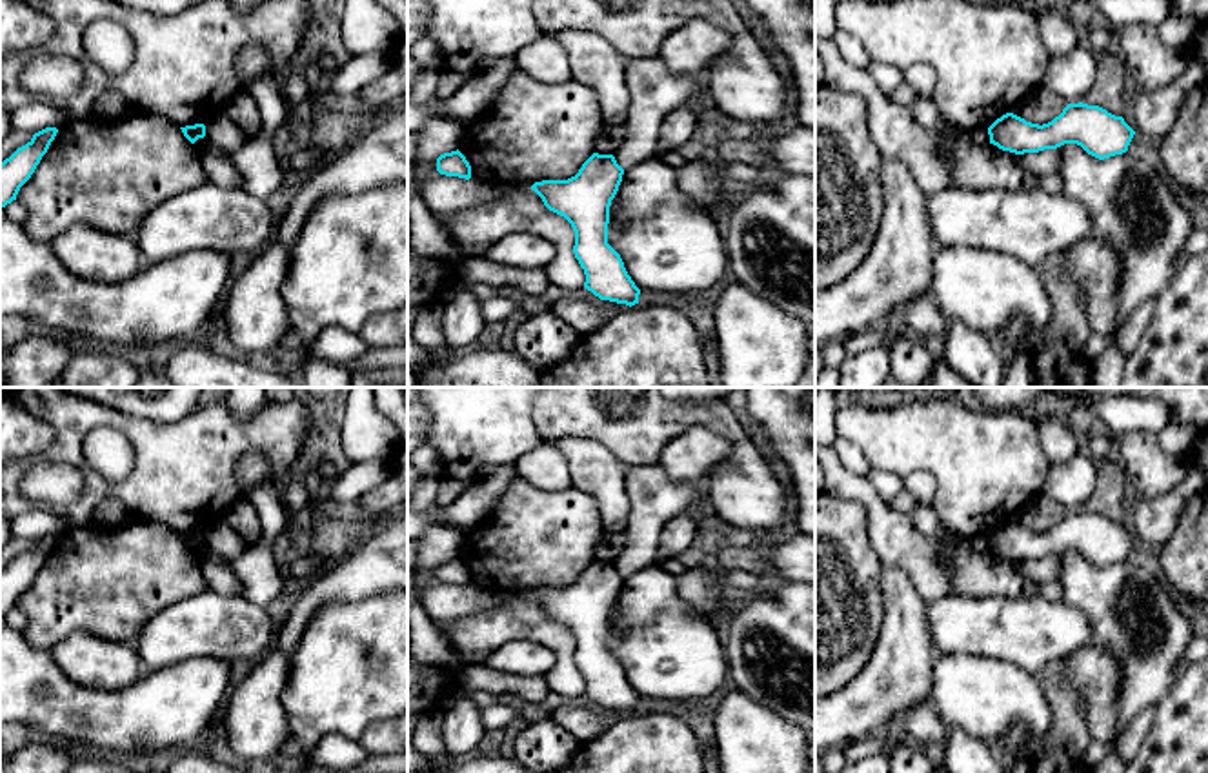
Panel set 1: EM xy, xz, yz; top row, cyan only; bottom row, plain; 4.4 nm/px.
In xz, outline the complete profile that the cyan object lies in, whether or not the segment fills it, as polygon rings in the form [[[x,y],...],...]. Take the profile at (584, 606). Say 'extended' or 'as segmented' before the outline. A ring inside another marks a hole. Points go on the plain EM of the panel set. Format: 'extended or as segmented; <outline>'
as segmented; [[[593,560],[568,587],[535,589],[531,597],[544,613],[564,624],[575,638],[573,660],[584,677],[584,695],[600,708],[635,713],[640,697],[620,662],[608,651],[609,613],[624,577],[613,562]]]

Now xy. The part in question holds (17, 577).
as segmented; [[[45,535],[35,540],[25,553],[18,555],[9,566],[0,571],[0,615],[5,615],[13,607],[16,607],[20,595],[35,580],[56,540],[56,535]]]

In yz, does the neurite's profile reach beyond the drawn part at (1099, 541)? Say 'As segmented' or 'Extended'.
As segmented

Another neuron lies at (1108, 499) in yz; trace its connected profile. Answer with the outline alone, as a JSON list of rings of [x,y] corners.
[[[1110,458],[1097,462],[1095,491],[1073,511],[1099,513],[1115,524],[1124,522],[1124,498],[1128,495],[1124,469]]]

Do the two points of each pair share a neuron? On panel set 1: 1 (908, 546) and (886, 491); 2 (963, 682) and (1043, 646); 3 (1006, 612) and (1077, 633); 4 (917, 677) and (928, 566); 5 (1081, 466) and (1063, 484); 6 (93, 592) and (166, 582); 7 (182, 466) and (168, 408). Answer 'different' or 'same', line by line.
1: different
2: different
3: same
4: different
5: same
6: same
7: different

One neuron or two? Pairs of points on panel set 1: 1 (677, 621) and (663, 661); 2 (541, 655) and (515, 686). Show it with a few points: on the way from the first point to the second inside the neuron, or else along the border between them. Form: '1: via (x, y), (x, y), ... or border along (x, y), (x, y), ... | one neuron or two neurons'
1: via (668, 630), (666, 652) | one neuron
2: border along (483, 664), (493, 670), (543, 675) | two neurons

